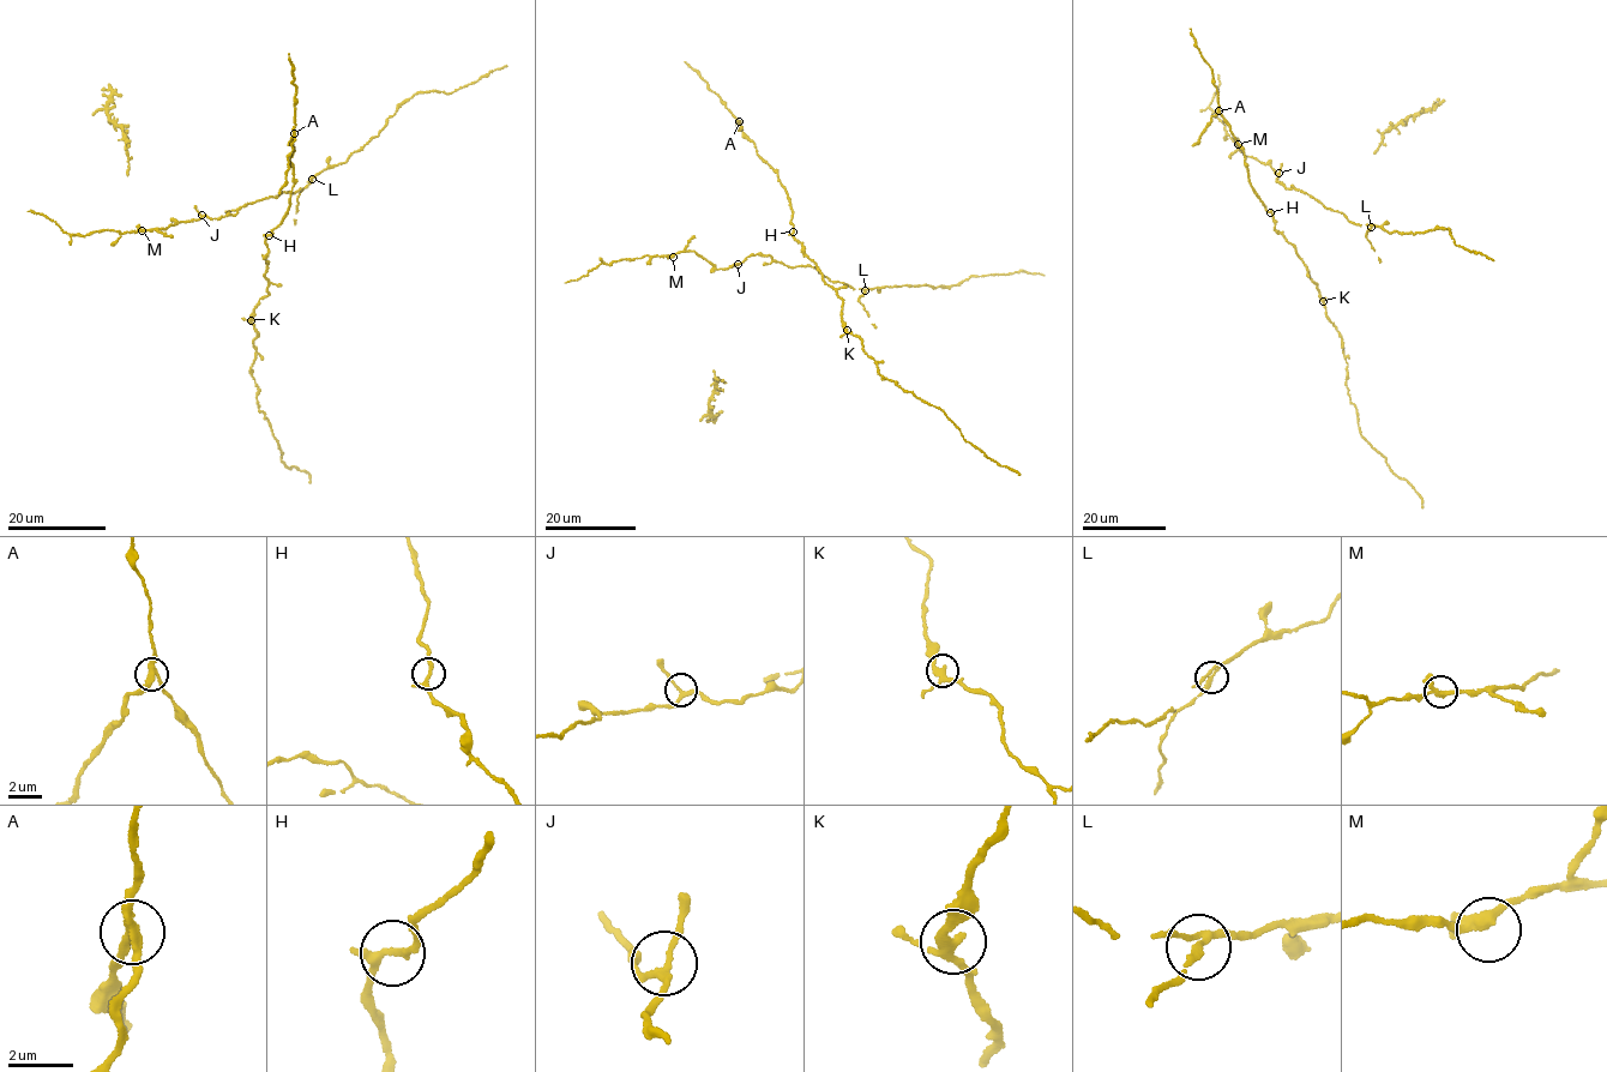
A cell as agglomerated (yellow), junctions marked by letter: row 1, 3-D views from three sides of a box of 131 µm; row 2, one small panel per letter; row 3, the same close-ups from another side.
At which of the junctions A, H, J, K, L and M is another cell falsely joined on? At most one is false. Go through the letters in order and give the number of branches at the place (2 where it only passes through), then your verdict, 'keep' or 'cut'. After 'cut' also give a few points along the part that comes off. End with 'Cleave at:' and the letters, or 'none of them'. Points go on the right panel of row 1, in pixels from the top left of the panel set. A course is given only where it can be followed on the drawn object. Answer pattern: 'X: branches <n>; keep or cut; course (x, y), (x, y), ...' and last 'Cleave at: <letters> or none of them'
A: branches 3; cut; course (1219, 110), (1192, 145)
H: branches 3; keep
J: branches 3; keep
K: branches 3; keep
L: branches 3; keep
M: branches 3; keep
Cleave at: A

